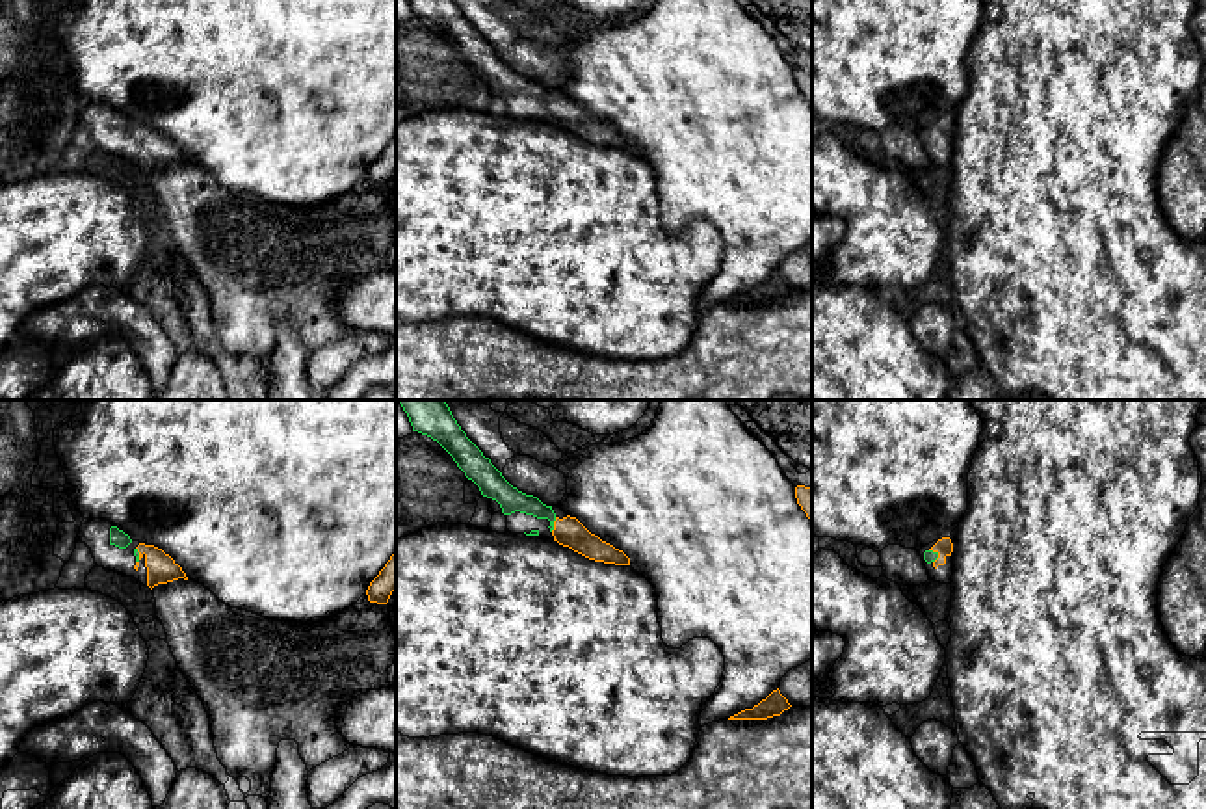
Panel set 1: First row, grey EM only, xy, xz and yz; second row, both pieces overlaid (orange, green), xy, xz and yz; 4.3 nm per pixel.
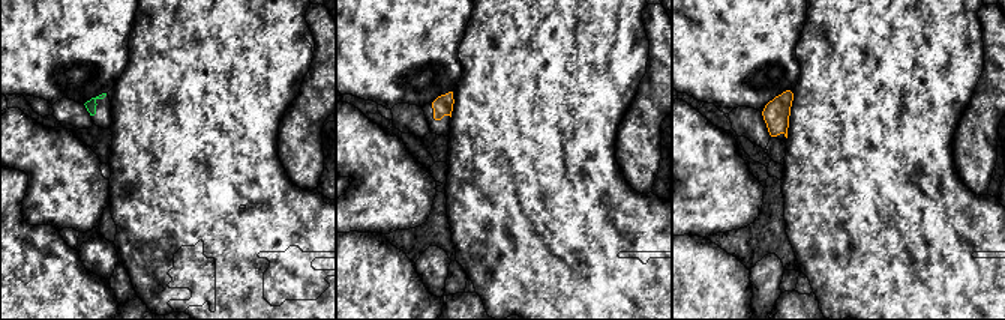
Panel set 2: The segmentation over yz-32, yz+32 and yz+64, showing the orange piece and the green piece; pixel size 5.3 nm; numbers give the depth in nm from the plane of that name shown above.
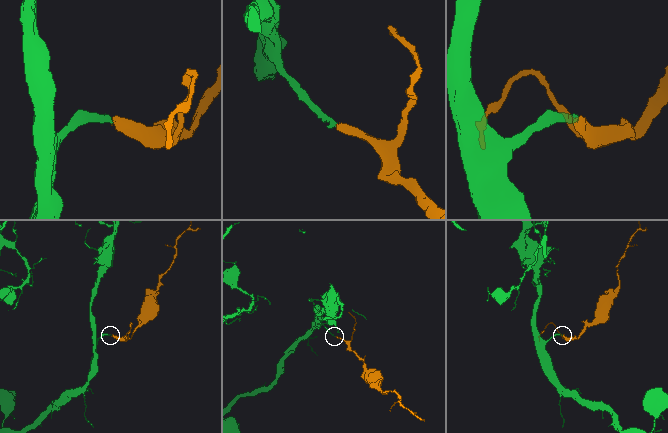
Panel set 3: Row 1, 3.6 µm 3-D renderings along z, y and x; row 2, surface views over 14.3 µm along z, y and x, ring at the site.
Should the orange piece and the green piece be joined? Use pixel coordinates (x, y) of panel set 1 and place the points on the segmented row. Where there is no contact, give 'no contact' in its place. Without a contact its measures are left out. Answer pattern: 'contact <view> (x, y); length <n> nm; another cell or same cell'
contact xz (554, 525); length 70 nm; same cell

